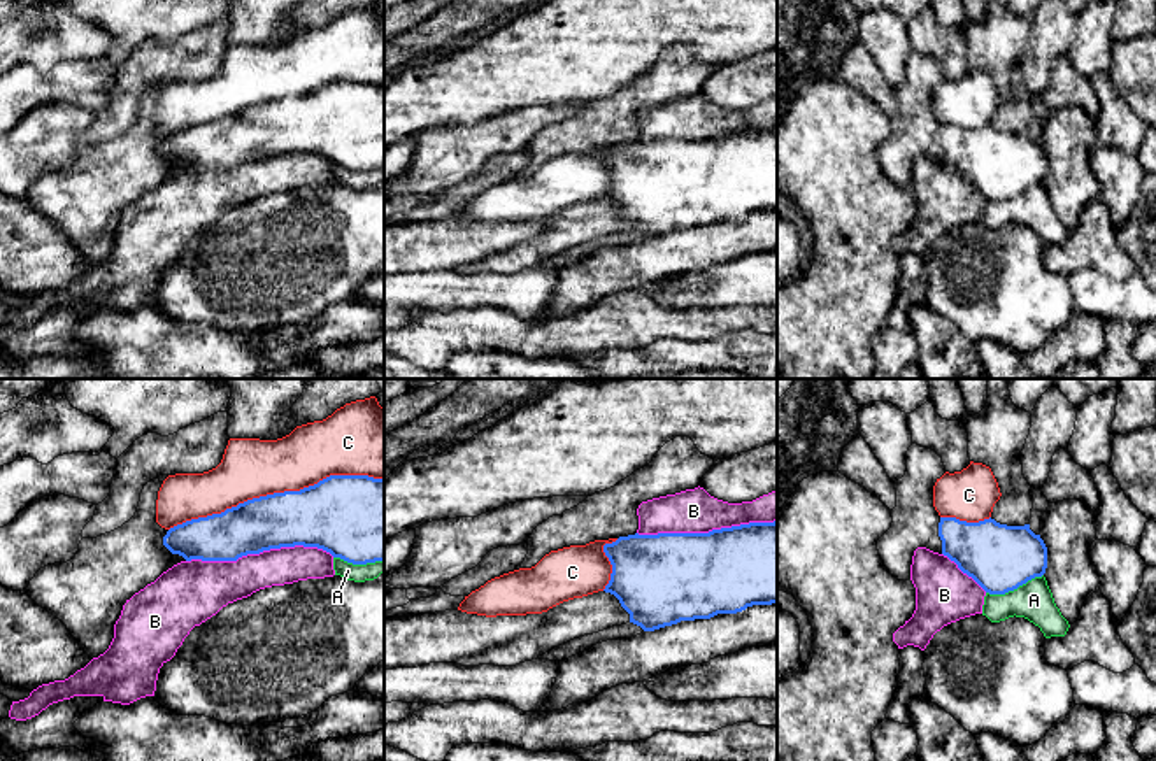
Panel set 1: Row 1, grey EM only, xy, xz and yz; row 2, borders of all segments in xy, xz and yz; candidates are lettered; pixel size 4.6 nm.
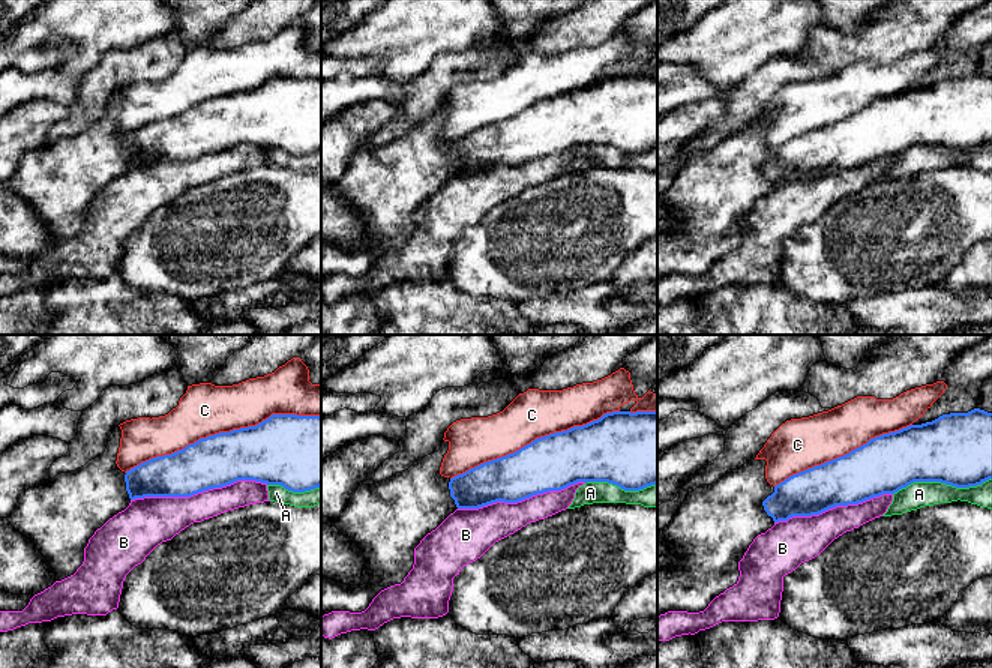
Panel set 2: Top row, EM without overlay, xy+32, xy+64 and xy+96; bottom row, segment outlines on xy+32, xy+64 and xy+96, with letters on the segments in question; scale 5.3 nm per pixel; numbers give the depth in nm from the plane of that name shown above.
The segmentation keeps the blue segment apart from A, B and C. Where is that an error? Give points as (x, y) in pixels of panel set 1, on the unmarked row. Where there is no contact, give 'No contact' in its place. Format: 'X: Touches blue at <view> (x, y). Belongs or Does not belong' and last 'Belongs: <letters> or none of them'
A: Touches blue at yz (1014, 195). Does not belong
B: Touches blue at xy (260, 158). Does not belong
C: Touches blue at xy (276, 100). Belongs
Belongs: C

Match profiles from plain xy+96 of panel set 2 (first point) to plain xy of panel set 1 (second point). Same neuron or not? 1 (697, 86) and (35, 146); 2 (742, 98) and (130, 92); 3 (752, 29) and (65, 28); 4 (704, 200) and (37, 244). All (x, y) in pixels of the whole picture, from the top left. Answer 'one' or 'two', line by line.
1: two
2: one
3: two
4: two

